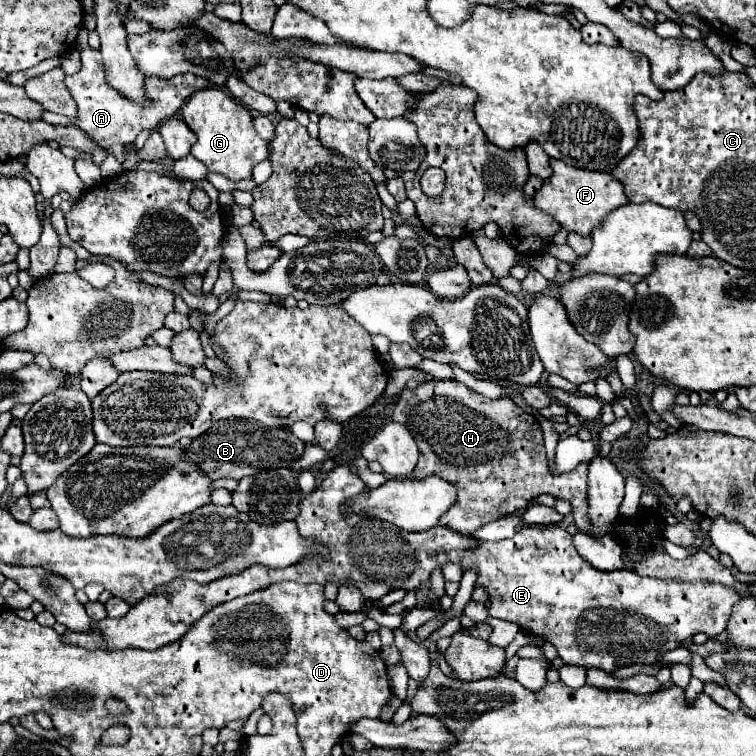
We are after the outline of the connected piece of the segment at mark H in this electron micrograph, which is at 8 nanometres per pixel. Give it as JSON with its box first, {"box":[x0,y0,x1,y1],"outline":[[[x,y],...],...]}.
{"box":[393,380,591,534],"outline":[[[433,380],[415,390],[405,388],[399,394],[393,420],[403,424],[419,446],[421,454],[413,476],[441,476],[459,486],[455,506],[443,514],[441,526],[471,534],[483,524],[527,506],[535,496],[551,494],[573,506],[581,532],[591,528],[587,520],[587,464],[569,474],[551,476],[541,426],[527,412],[521,422],[521,408],[513,400],[489,400],[457,380]]]}

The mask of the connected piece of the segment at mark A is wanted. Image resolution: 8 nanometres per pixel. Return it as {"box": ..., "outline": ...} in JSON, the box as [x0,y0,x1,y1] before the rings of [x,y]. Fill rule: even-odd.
{"box":[65,28,209,148],"outline":[[[81,28],[79,38],[77,38],[77,50],[81,54],[81,70],[73,76],[65,76],[65,86],[79,104],[79,120],[75,122],[93,142],[97,142],[103,148],[111,148],[113,144],[133,144],[137,134],[141,130],[155,130],[161,126],[163,120],[173,118],[179,108],[185,104],[185,100],[191,96],[191,92],[207,88],[209,80],[199,78],[195,74],[179,74],[169,80],[155,78],[155,76],[145,76],[145,94],[147,100],[151,102],[149,106],[139,106],[137,102],[131,102],[129,98],[123,98],[123,94],[117,94],[115,88],[111,88],[105,80],[105,70],[103,70],[103,58],[99,50],[93,50],[87,44],[87,28]]]}

